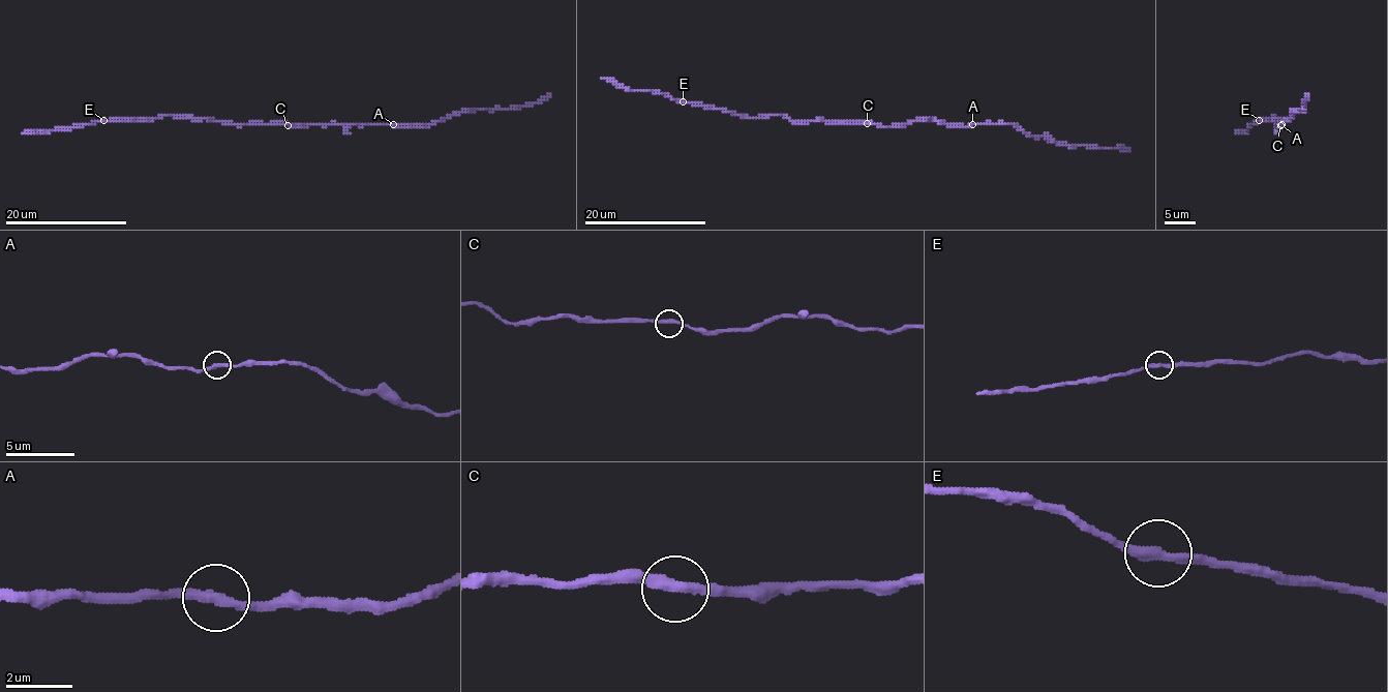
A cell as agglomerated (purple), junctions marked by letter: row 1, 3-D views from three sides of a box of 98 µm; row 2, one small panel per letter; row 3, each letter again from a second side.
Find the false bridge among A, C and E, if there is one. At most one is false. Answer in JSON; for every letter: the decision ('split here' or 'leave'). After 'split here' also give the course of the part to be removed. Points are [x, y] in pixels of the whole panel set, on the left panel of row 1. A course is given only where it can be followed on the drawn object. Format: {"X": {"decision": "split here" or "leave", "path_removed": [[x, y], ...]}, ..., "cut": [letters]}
{"A": {"decision": "split here", "path_removed": [[393, 125], [432, 125], [453, 115], [521, 109], [551, 96]]}, "C": {"decision": "leave"}, "E": {"decision": "leave"}, "cut": ["A"]}

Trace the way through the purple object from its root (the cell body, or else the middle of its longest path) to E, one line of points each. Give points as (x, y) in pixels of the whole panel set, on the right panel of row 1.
E: (1278, 123), (1278, 120), (1271, 119), (1274, 116), (1259, 120)

